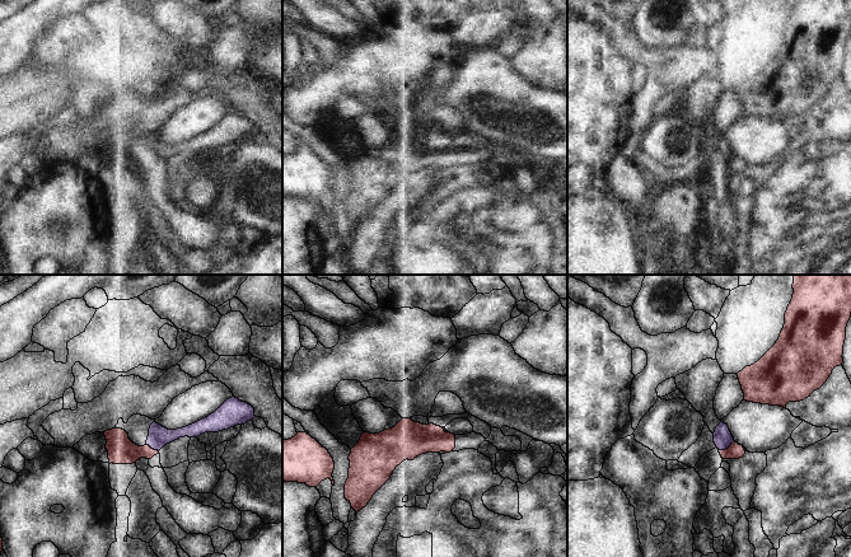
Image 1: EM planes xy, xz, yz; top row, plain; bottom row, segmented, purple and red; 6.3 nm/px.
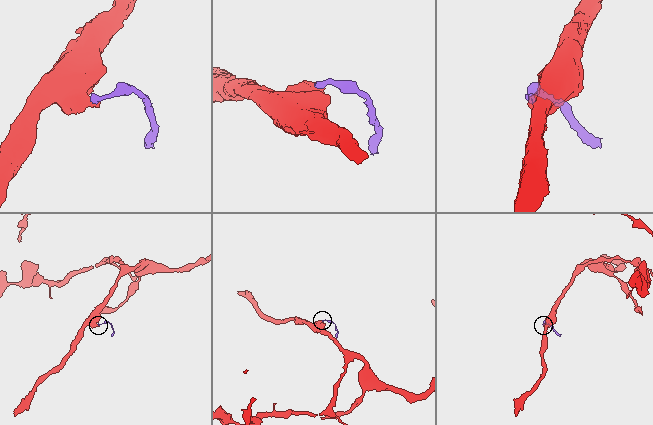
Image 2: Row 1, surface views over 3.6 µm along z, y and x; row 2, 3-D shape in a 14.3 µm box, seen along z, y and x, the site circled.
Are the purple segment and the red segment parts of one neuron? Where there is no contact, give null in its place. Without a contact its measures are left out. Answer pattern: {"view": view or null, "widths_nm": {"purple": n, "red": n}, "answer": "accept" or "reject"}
{"view": "yz", "widths_nm": {"purple": 120, "red": 100}, "answer": "reject"}

